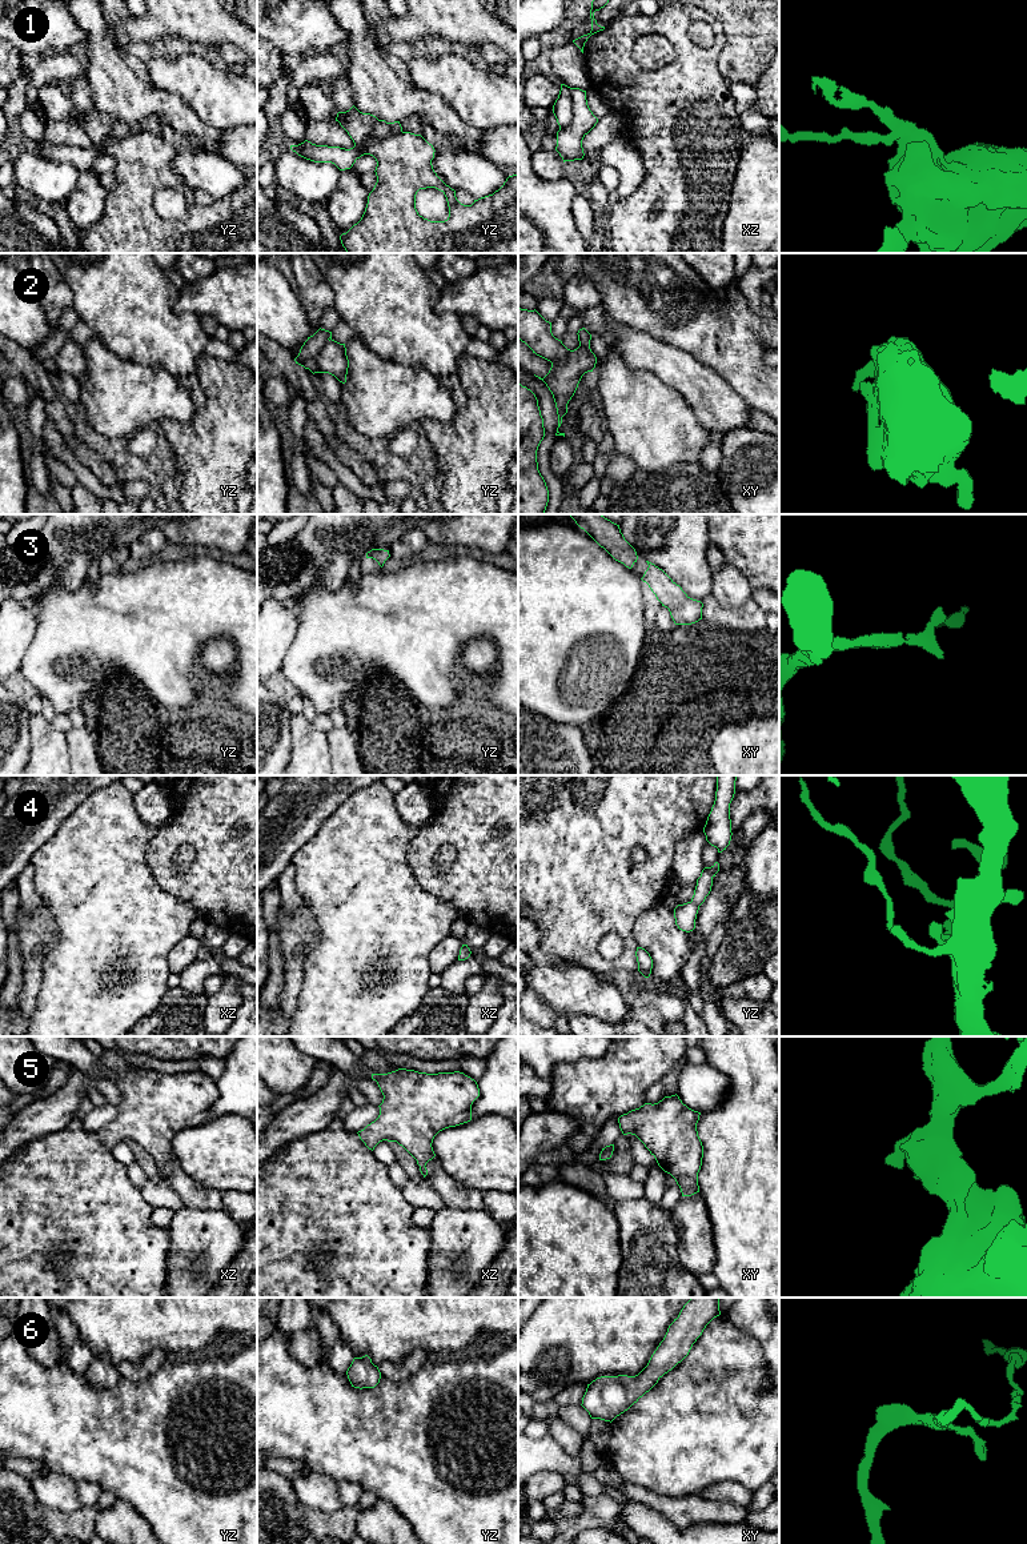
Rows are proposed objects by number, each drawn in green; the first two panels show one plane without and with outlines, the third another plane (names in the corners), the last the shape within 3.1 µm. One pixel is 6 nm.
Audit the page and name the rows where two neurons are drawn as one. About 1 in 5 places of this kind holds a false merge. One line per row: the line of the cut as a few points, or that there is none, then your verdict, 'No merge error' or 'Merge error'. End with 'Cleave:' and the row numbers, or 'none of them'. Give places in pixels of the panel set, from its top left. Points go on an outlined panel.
1: Split along yz (401, 129), (382, 137), (373, 137), (370, 135). Merge error
2: No split. No merge error
3: No split. No merge error
4: No split. No merge error
5: No split. No merge error
6: No split. No merge error
Cleave: 1

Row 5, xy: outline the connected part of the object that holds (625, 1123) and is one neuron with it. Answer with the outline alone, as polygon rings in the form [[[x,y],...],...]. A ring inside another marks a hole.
[[[675,1094],[618,1118],[622,1134],[635,1135],[645,1144],[658,1166],[675,1179],[682,1196],[699,1192],[698,1172],[703,1158],[697,1131],[699,1115]]]

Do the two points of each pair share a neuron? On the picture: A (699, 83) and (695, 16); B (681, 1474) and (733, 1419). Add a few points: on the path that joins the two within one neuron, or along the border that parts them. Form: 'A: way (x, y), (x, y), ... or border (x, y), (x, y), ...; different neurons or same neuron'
A: way (694, 67), (686, 51), (686, 32); same neuron
B: way (691, 1460), (719, 1432); same neuron

